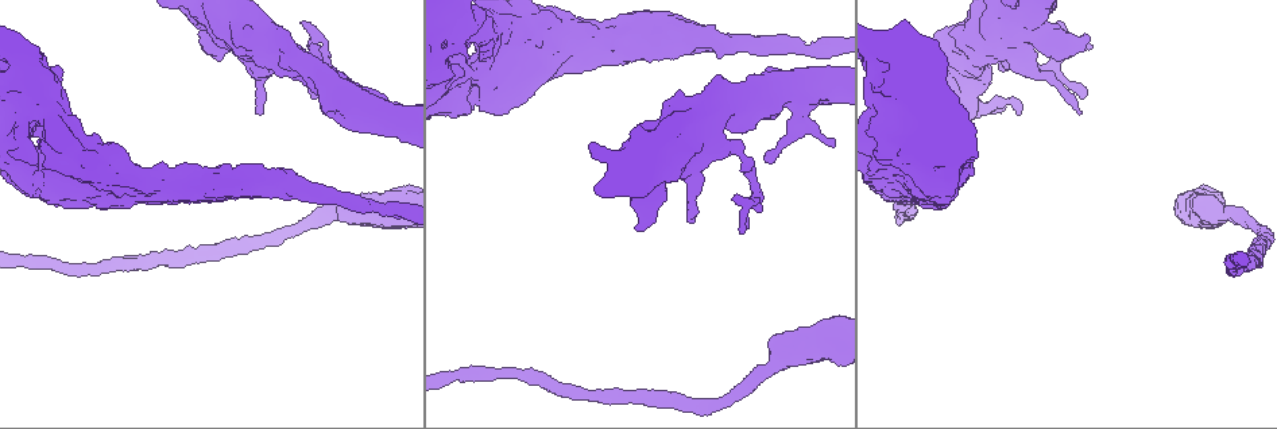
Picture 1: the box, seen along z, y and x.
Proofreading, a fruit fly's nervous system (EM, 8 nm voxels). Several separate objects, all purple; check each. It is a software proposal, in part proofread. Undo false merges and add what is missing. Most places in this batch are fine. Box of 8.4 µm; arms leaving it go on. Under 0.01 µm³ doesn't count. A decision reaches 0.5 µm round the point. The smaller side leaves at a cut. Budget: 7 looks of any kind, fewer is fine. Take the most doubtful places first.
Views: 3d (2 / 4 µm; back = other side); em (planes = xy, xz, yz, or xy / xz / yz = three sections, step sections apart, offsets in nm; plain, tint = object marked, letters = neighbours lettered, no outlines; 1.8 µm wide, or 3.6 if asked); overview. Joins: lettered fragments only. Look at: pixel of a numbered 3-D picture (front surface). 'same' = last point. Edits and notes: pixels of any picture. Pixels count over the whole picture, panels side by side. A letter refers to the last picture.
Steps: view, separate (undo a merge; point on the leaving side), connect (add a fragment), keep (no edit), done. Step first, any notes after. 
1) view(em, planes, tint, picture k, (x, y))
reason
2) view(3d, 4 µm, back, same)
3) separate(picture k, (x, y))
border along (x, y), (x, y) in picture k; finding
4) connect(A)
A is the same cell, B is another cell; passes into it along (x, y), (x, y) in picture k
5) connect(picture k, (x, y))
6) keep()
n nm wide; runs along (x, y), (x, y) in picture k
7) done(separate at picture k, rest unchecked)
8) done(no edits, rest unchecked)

view(em, planes, letters, picture 1, (480, 57))
free end

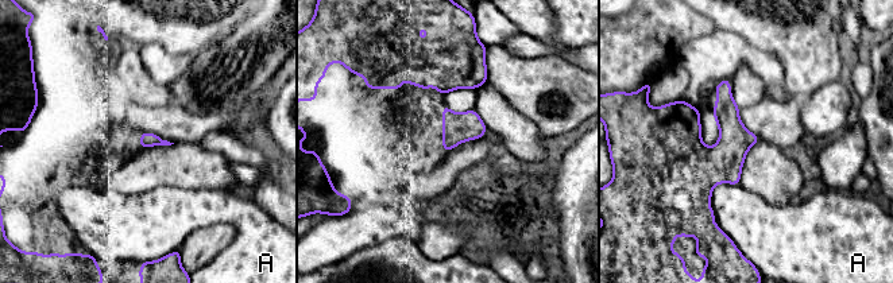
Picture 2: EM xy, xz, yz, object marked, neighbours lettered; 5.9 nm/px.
keep()
A touches over 200 nm; A is another cell; border along (738, 183), (718, 183), (710, 201) in picture 2; no lettered fragment goes on from it

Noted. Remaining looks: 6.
view(em, 3.6 µm, yz, step 8, tint, picture 1, (1092, 45))

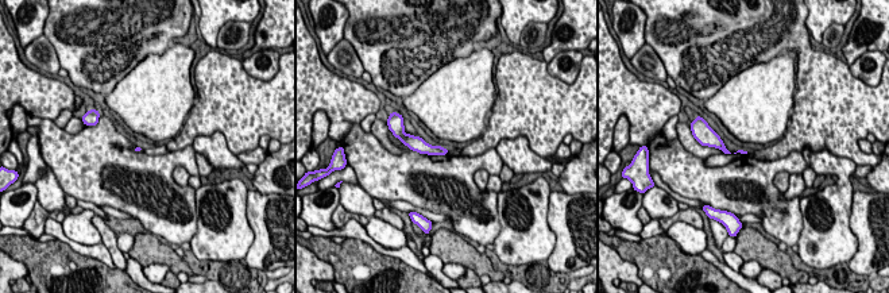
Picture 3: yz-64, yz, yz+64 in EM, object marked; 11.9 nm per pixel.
view(em, 3.6 µm, planes, letters, same)
cut it another way

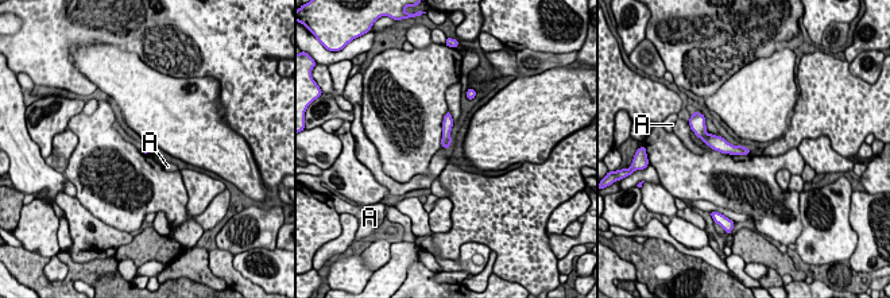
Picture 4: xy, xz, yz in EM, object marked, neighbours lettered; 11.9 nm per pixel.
keep()
A is another cell; border along (448, 111), (453, 123) in picture 4; no lettered fragment goes on from it

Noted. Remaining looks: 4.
view(3d, 4 µm, picture 1, (331, 83))
arms part here

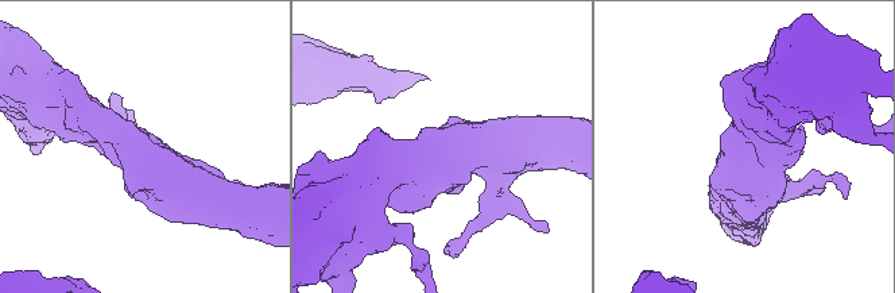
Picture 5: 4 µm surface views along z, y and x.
view(em, 3.6 µm, planes, tint, picture 5, (139, 151))
shape alone is not enough

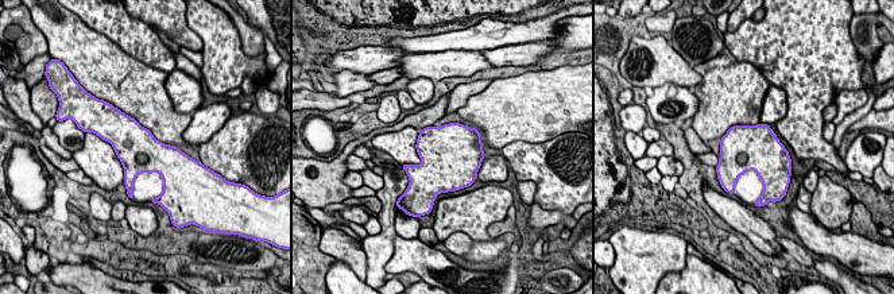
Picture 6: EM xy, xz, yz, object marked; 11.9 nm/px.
view(em, 3.6 µm, planes, letters, same)
see the neighbours

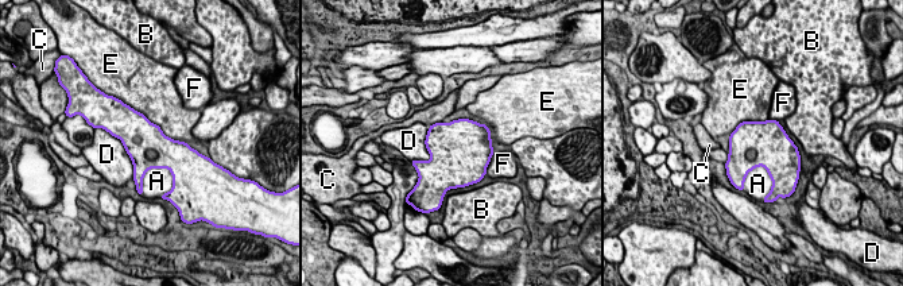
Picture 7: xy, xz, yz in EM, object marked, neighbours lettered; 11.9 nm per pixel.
connect(A)
A is the same cell, B, C, D, E and F are other cells; passes into it along (148, 147), (150, 167), (157, 181) in picture 7; the neuron continues

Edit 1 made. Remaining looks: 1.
done(connect at picture 7, rest unchecked)

